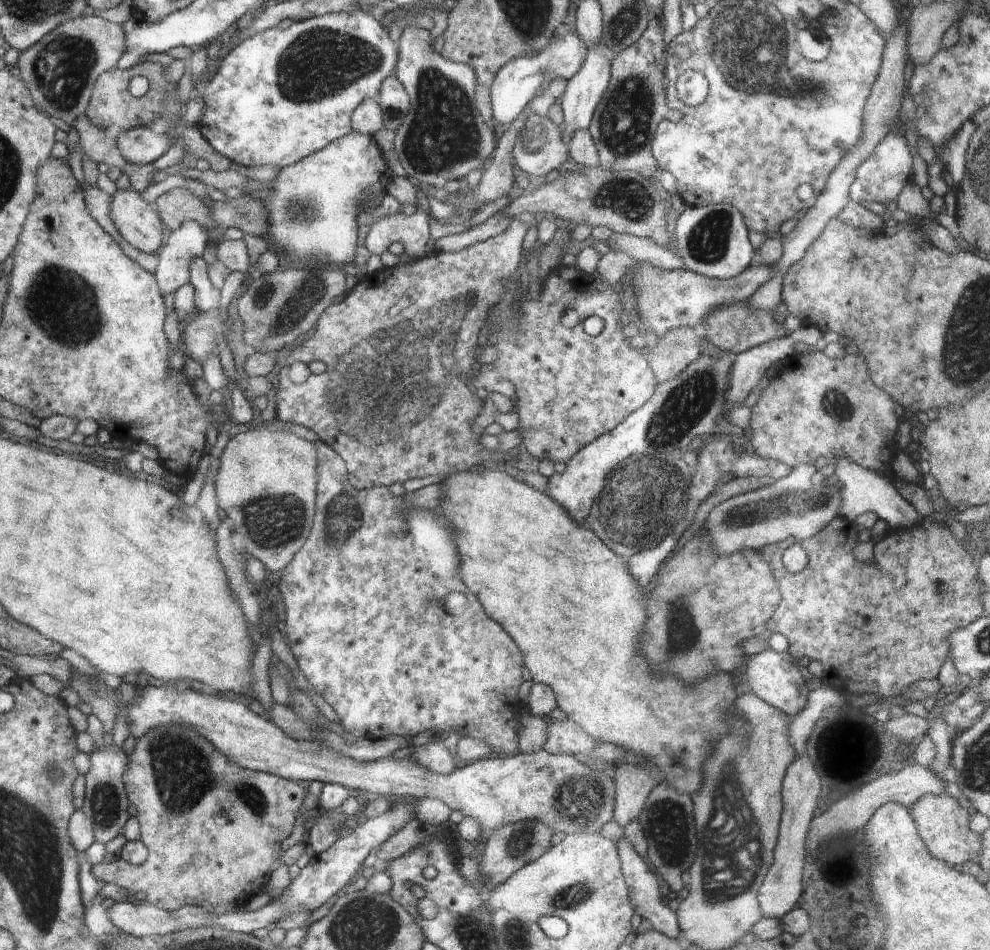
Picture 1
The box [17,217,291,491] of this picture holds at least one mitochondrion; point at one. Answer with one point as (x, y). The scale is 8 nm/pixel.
(62, 304)

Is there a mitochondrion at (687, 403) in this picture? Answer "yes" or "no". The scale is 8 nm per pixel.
yes

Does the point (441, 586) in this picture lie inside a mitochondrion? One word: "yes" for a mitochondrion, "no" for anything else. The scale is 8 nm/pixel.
no

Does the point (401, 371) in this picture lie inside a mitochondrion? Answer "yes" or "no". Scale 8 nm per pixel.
yes

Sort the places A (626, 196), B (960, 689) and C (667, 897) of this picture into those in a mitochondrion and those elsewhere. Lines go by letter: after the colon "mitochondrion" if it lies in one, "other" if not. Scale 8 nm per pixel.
A: mitochondrion
B: other
C: other

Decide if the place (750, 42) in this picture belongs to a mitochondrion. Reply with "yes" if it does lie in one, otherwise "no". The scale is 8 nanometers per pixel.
yes

